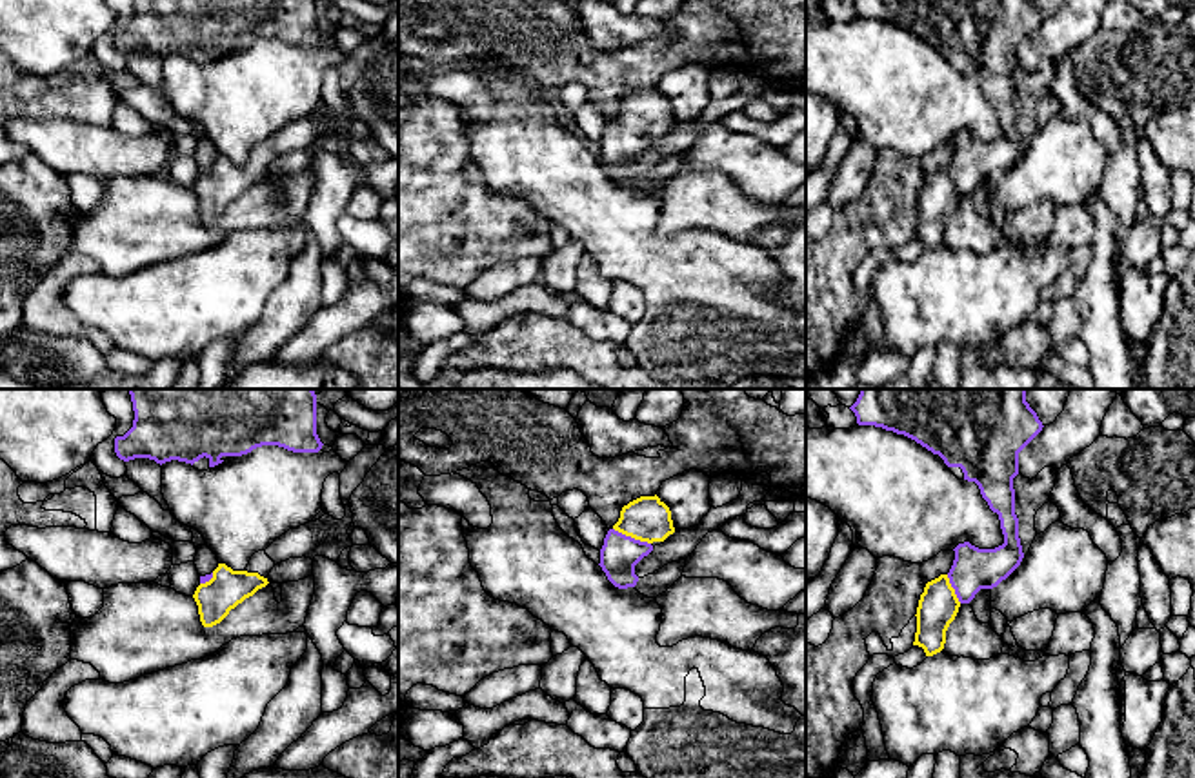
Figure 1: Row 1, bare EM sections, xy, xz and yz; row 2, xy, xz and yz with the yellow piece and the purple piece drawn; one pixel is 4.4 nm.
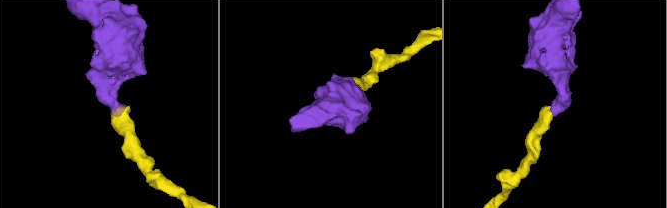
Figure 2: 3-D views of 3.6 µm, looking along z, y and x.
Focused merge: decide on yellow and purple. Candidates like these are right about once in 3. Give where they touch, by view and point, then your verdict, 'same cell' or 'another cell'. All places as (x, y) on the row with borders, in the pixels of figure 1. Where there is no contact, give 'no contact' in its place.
contact xz (632, 537); same cell

